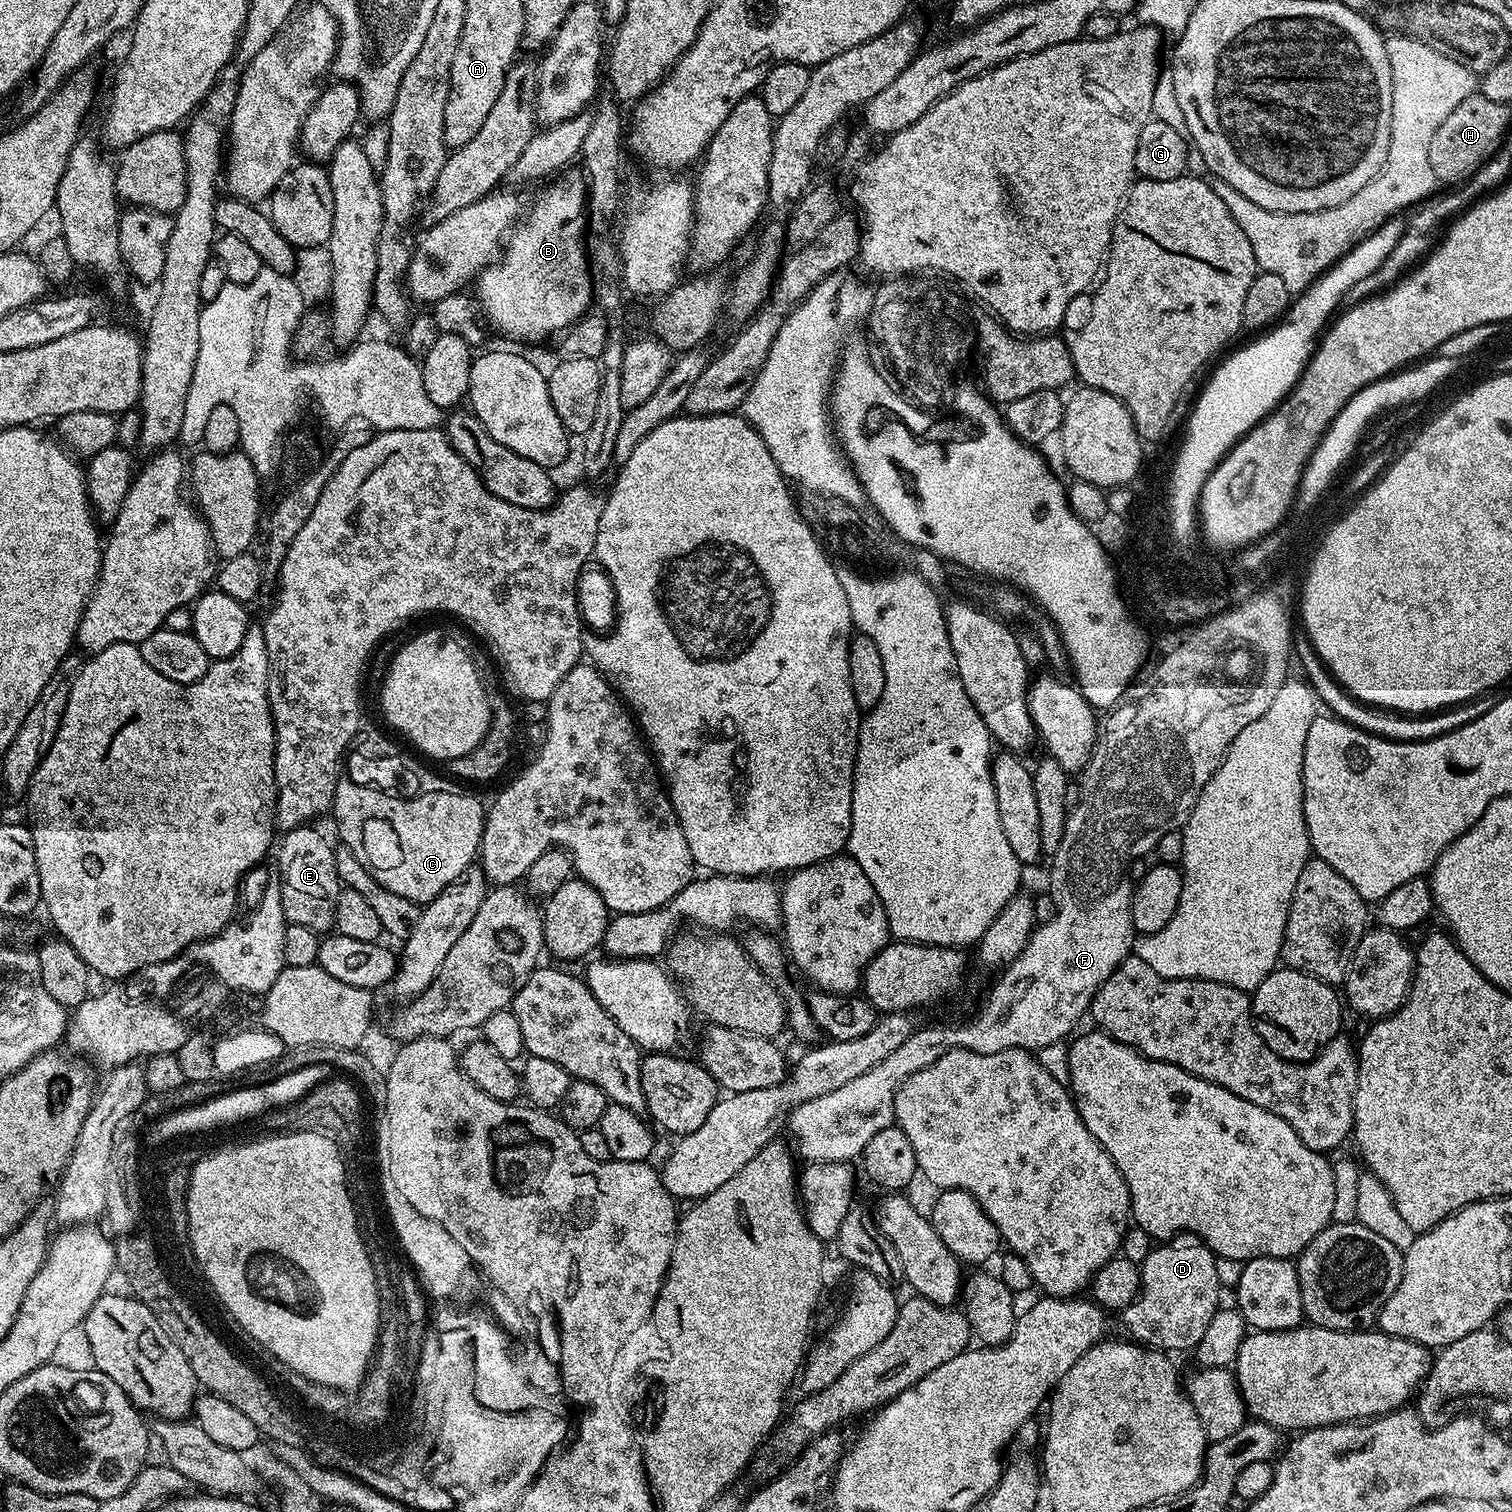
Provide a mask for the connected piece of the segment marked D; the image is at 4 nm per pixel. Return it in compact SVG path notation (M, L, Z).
M1181 1234L1175 1237L1174 1242L1164 1242L1159 1246L1153 1247L1152 1253L1144 1259L1144 1263L1139 1265L1140 1269L1140 1292L1136 1295L1136 1300L1130 1306L1126 1306L1119 1313L1118 1319L1124 1323L1124 1328L1129 1332L1131 1339L1141 1346L1157 1349L1165 1354L1173 1354L1172 1352L1184 1352L1195 1349L1198 1342L1202 1342L1202 1333L1206 1331L1206 1326L1210 1326L1210 1318L1214 1318L1217 1308L1221 1307L1220 1300L1220 1272L1216 1269L1218 1257L1211 1248L1206 1247L1197 1241L1195 1236Z

